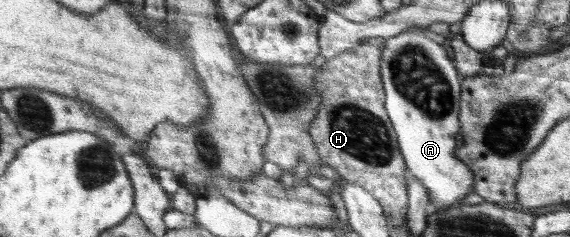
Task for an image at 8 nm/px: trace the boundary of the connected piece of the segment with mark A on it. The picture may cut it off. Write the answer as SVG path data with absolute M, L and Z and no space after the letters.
M411 28L411 32L403 32L401 36L393 36L385 40L385 49L383 56L381 56L381 76L385 76L383 80L384 84L384 93L387 95L385 98L385 108L389 108L389 117L392 121L392 127L396 132L396 139L398 140L398 145L400 148L401 154L404 156L404 161L408 165L407 175L413 176L417 180L420 180L424 187L427 189L427 192L430 194L430 206L431 211L440 211L449 207L461 206L459 203L464 196L467 196L472 192L473 176L472 169L468 167L467 164L459 161L457 159L457 140L455 140L455 134L459 132L459 121L460 121L460 112L459 112L459 74L455 70L456 66L453 66L451 60L447 60L447 52L437 44L437 42L431 42L429 38L425 38L424 32L425 28Z

